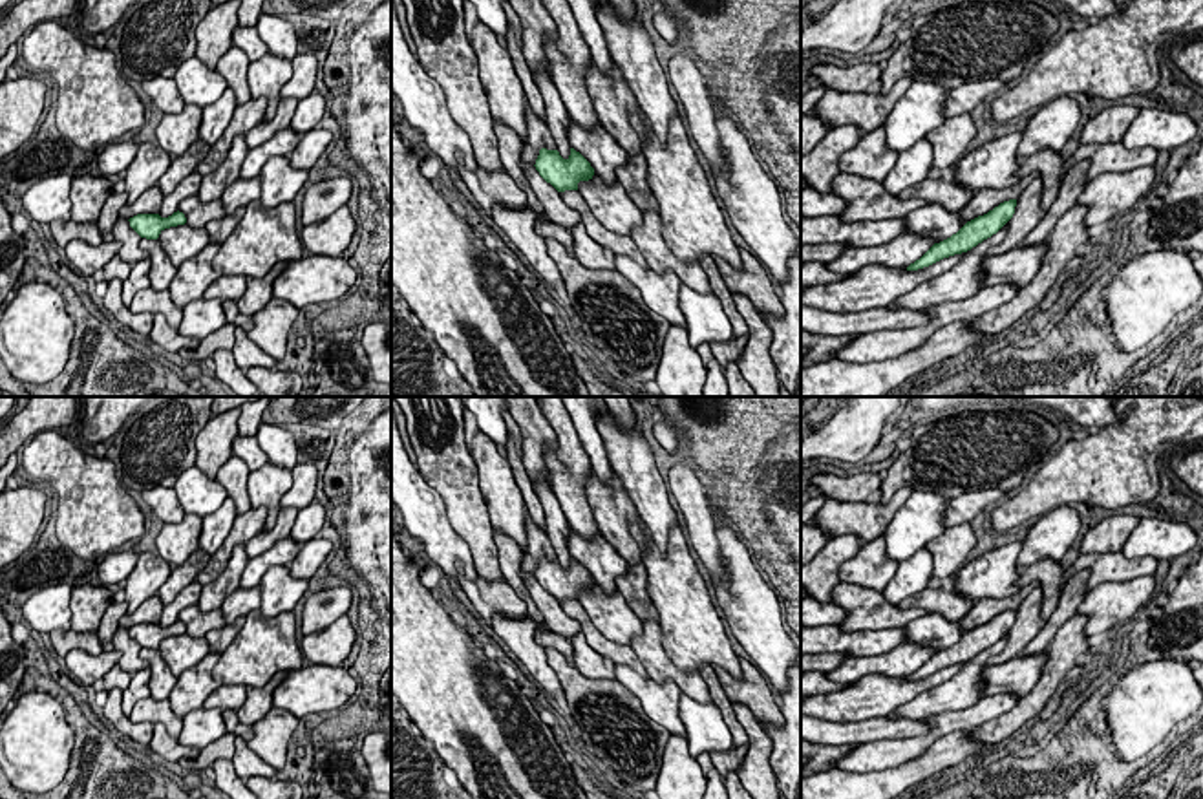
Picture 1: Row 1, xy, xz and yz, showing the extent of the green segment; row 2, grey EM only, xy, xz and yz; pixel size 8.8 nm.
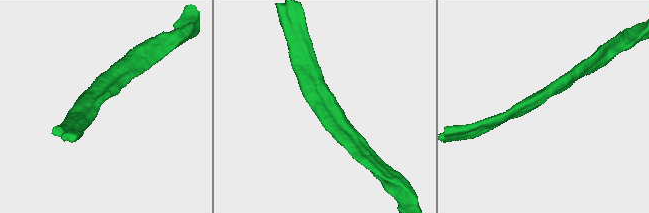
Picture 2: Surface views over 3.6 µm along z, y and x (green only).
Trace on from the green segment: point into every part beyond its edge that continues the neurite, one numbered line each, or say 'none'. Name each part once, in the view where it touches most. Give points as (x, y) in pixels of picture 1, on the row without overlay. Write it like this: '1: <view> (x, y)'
none

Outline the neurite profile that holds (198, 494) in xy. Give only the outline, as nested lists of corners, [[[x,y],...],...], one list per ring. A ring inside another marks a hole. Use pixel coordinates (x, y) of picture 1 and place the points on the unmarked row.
[[[190,466],[179,475],[174,492],[185,514],[199,517],[216,512],[227,499],[227,490],[216,479],[208,479],[197,466]]]

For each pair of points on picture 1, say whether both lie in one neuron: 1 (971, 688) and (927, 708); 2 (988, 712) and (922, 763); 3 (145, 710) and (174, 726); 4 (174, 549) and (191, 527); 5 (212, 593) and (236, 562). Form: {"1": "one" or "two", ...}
{"1": "one", "2": "two", "3": "one", "4": "one", "5": "one"}

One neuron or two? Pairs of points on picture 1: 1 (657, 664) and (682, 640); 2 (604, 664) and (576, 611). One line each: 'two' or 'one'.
1: two
2: two

